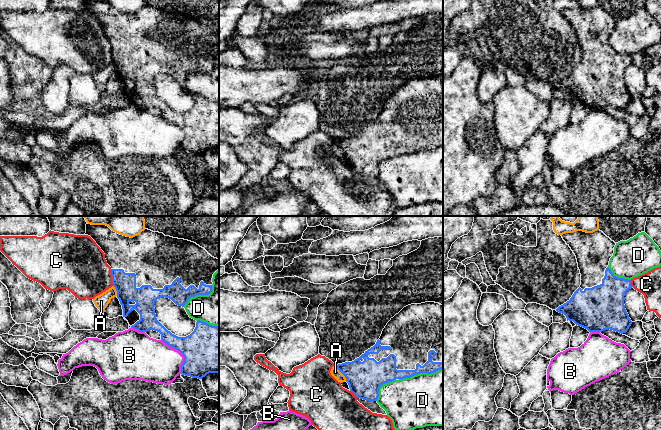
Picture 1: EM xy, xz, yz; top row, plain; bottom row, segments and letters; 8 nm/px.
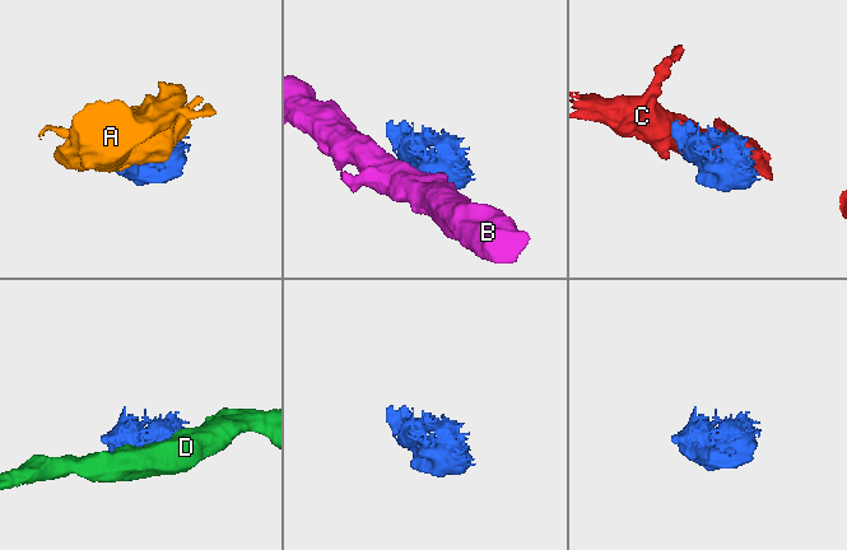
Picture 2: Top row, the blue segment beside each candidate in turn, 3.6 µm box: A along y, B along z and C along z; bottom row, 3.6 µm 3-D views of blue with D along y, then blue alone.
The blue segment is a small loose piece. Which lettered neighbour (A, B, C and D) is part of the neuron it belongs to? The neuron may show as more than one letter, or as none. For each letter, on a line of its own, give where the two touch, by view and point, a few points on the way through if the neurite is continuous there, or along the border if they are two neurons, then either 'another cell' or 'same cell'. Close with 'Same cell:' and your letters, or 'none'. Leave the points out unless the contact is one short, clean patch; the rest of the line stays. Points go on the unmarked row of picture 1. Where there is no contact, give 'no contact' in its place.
A: contact xz (341, 148); border xz (335, 141), (346, 156); another cell
B: contact xy (181, 129); another cell
C: contact xy (112, 53); another cell
D: contact xz (420, 148); another cell
Same cell: none

